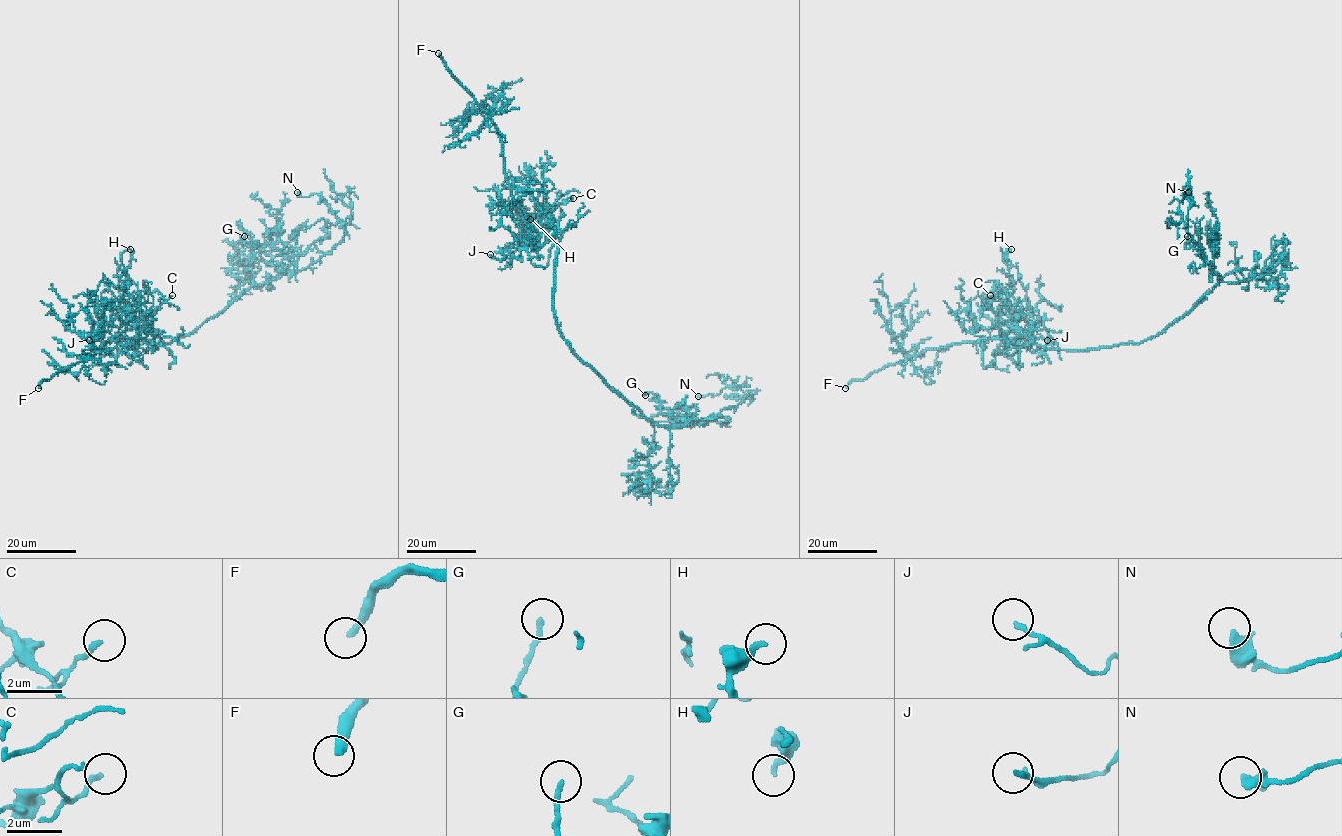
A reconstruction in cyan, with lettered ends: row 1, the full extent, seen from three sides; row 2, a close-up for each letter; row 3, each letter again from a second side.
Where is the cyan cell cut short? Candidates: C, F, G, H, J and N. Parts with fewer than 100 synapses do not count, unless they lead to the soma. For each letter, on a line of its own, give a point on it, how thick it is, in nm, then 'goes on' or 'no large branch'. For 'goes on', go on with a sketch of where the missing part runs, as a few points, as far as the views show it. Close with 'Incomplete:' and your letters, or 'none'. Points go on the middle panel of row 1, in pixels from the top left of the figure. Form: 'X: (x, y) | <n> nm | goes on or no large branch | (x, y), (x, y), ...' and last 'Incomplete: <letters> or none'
C: (573, 198) | 170 nm | no large branch
F: (438, 53) | 320 nm | goes on
G: (645, 395) | 170 nm | no large branch
H: (530, 219) | 200 nm | no large branch
J: (490, 254) | 160 nm | no large branch
N: (698, 396) | 280 nm | no large branch
Incomplete: F

